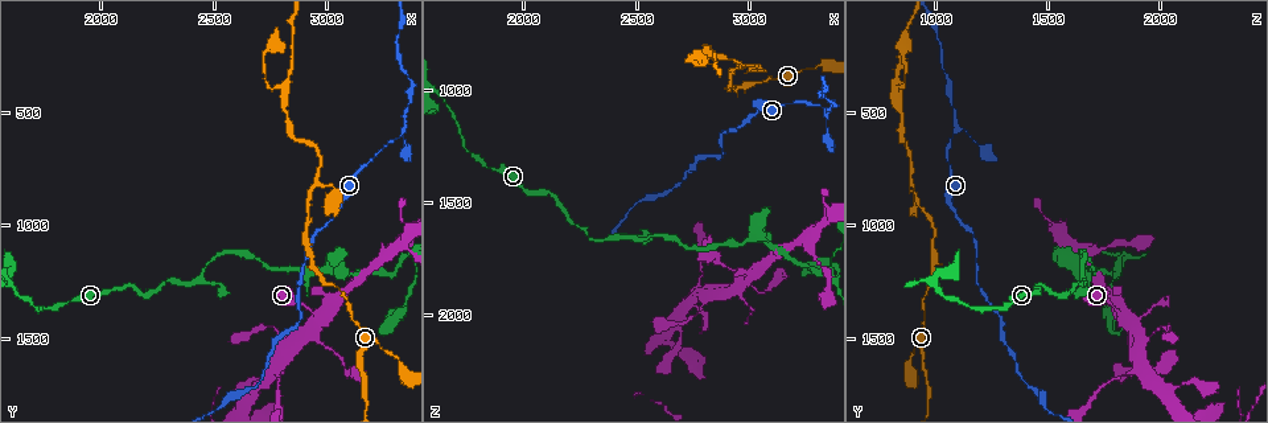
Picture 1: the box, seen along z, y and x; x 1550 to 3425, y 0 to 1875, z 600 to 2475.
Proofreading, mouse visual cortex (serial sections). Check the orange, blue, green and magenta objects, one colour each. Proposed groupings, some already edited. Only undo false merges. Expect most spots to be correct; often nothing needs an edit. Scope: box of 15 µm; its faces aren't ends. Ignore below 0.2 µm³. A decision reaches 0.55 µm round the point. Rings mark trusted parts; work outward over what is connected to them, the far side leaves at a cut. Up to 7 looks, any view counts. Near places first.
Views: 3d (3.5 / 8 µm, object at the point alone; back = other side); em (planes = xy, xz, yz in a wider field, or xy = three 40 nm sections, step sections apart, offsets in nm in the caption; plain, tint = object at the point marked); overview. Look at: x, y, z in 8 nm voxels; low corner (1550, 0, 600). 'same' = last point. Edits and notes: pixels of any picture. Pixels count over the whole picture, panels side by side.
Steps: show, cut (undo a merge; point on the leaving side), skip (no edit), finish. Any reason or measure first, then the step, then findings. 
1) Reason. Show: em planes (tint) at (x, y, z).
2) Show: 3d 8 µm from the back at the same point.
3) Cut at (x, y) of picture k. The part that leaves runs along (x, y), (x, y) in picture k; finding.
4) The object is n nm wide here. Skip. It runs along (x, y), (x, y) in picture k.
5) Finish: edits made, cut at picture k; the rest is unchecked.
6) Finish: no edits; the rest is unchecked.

Abrupt turn. Show: 3d 3.5 µm from the back at (2300, 1260, 1680).

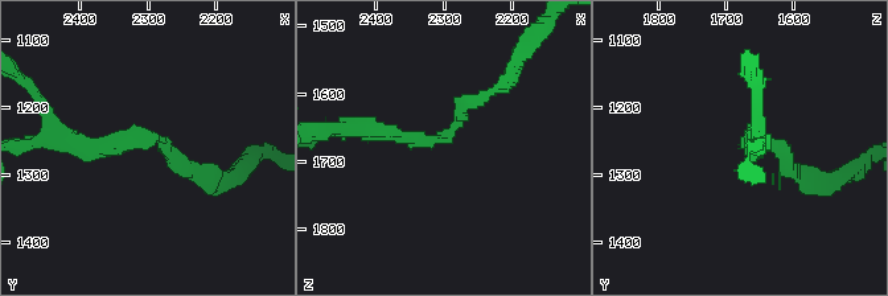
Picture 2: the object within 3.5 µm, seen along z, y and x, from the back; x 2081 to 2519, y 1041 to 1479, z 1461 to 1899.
The arms are 200, 200 nm wide; shape alone is not enough. Show: em planes (tint) at (2305, 1250, 1665).

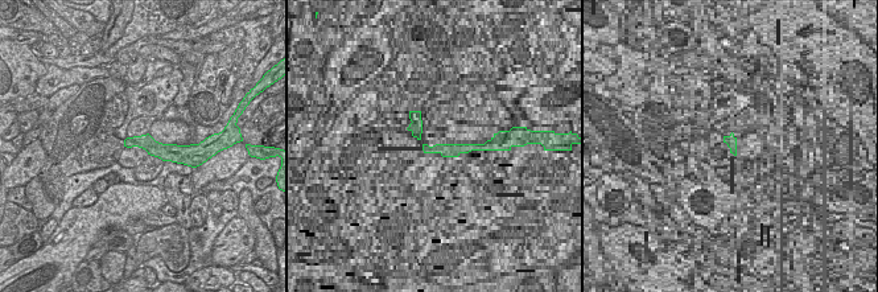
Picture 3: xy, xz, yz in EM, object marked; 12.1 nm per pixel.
Skip. All the same cell.

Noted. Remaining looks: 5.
Four or more arms meet. Show: 3d 3.5 µm from the back at (3340, 1140, 1820).

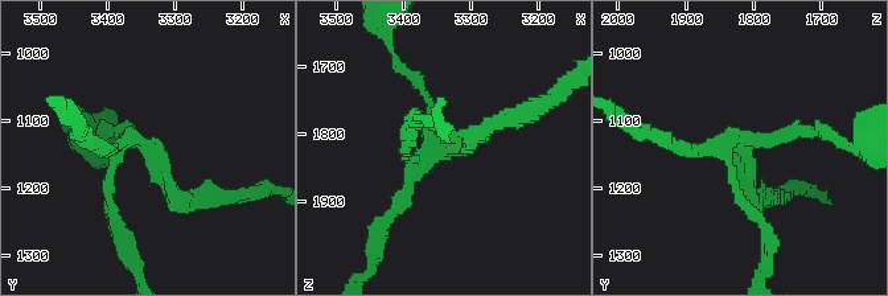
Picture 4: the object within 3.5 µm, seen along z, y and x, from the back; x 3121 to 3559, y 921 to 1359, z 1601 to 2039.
4 arms meet here; the arms are 100, 150, 150, 200 nm wide. Show: em planes (tint) at (3345, 1135, 1820).

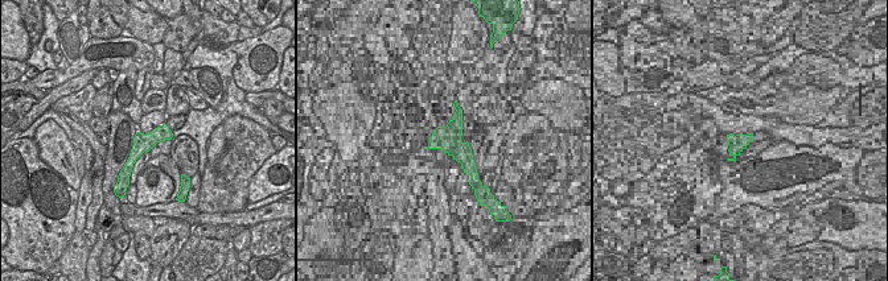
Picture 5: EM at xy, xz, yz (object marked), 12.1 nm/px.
The object is 220 nm wide here. Skip. It runs along (496, 122), (414, 163), (406, 149) in picture 4; one cell here.

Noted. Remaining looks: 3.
Arms part here. Show: 3d 3.5 µm at (2810, 380, 830).

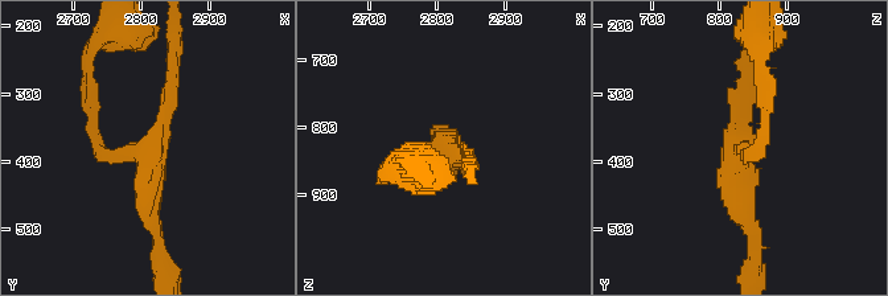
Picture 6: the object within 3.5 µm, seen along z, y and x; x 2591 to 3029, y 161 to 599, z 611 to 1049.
Shape alone is not enough. Show: em planes (plain) at (2810, 385, 825).

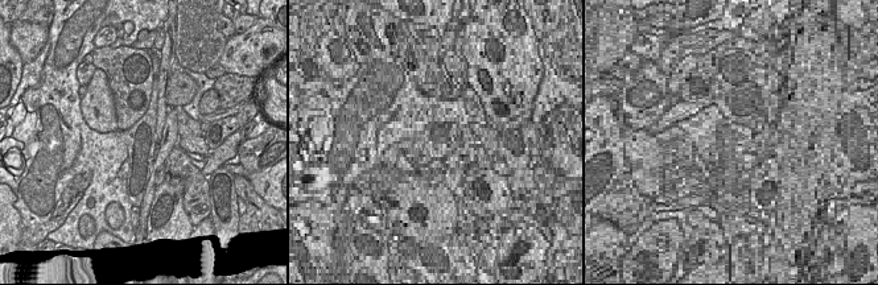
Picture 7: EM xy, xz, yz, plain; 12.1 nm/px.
Show: em planes (tint) at the same point.

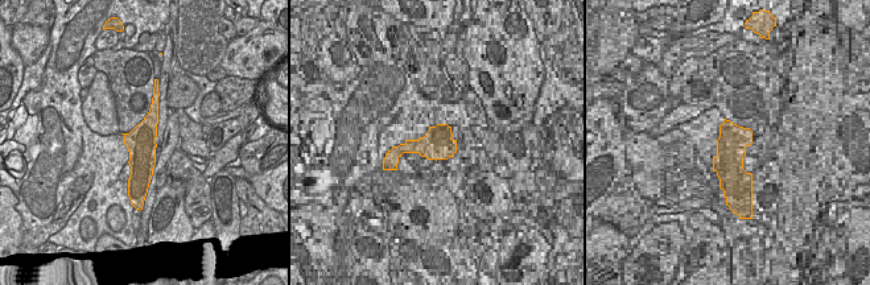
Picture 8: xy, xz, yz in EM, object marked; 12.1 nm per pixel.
The object is 360 nm wide here. Skip. It runs along (155, 100), (141, 139), (137, 182) in picture 8; continuous, no second cell.

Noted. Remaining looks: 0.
Finish: no edits; the rest is unchecked.

